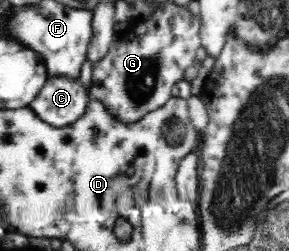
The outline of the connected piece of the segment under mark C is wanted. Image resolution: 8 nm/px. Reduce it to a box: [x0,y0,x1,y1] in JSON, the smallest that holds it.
[29,74,90,128]

